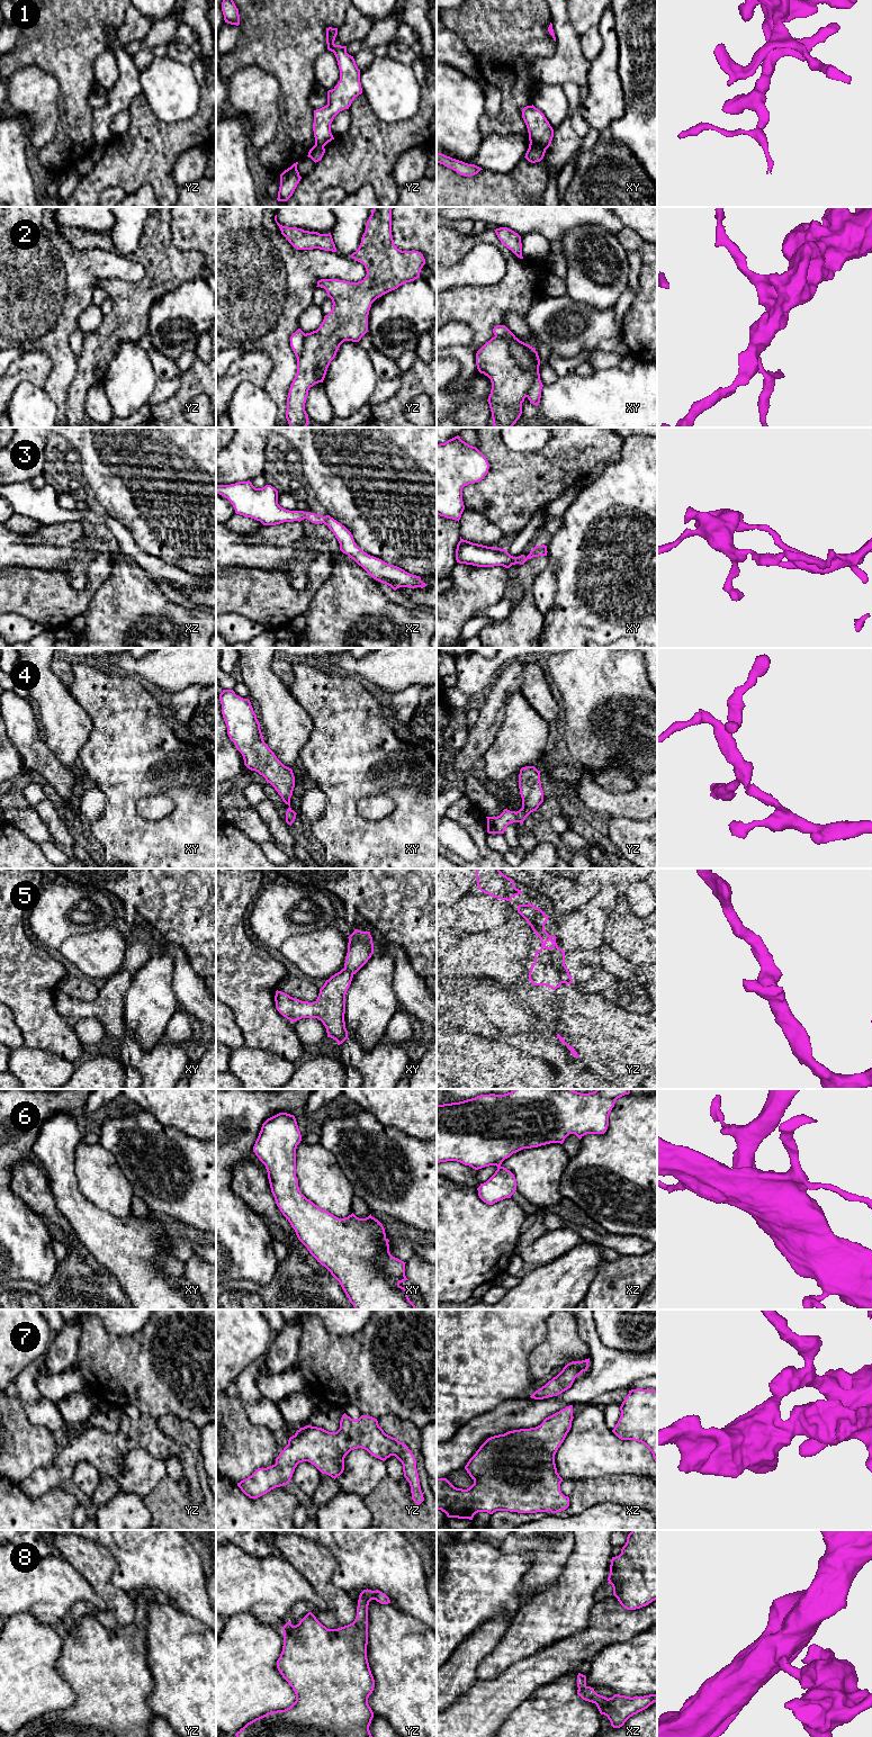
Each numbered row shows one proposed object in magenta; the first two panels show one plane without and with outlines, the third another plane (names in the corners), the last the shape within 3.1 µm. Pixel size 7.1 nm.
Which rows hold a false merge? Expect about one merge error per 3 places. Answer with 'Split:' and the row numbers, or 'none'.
Split: 1, 2

